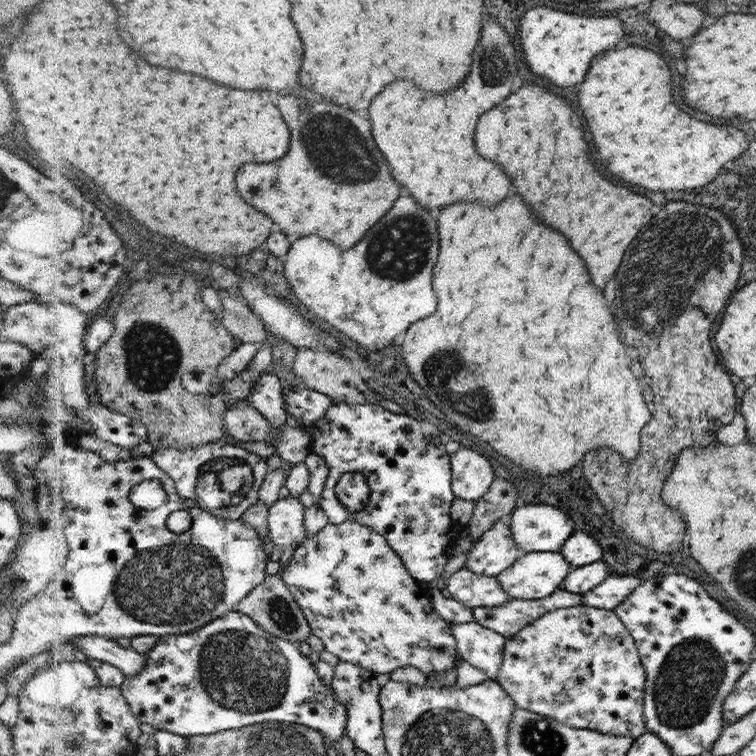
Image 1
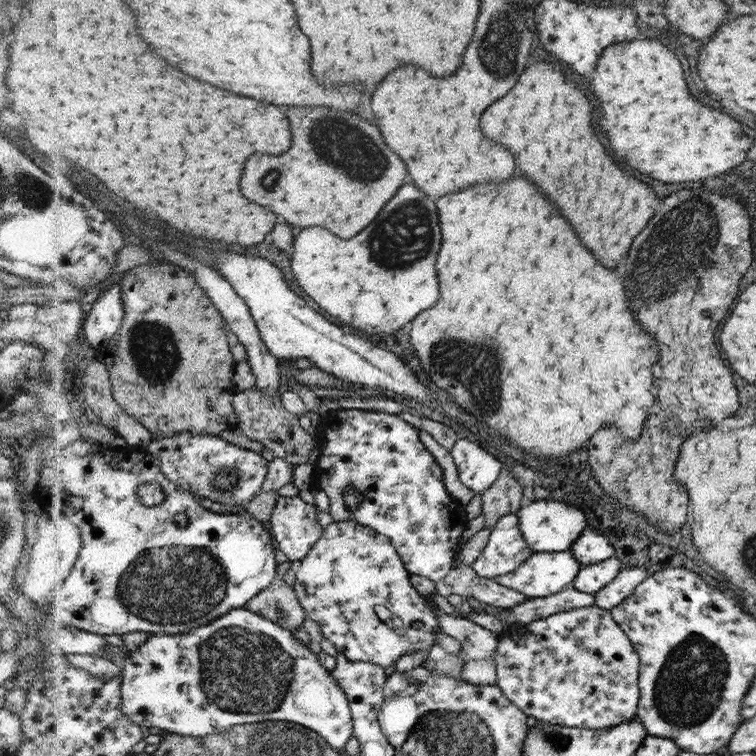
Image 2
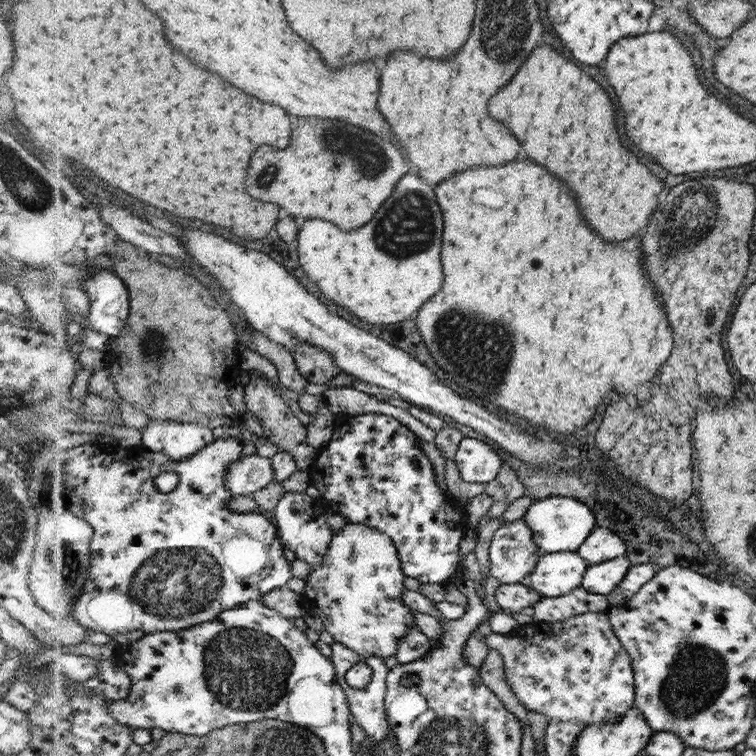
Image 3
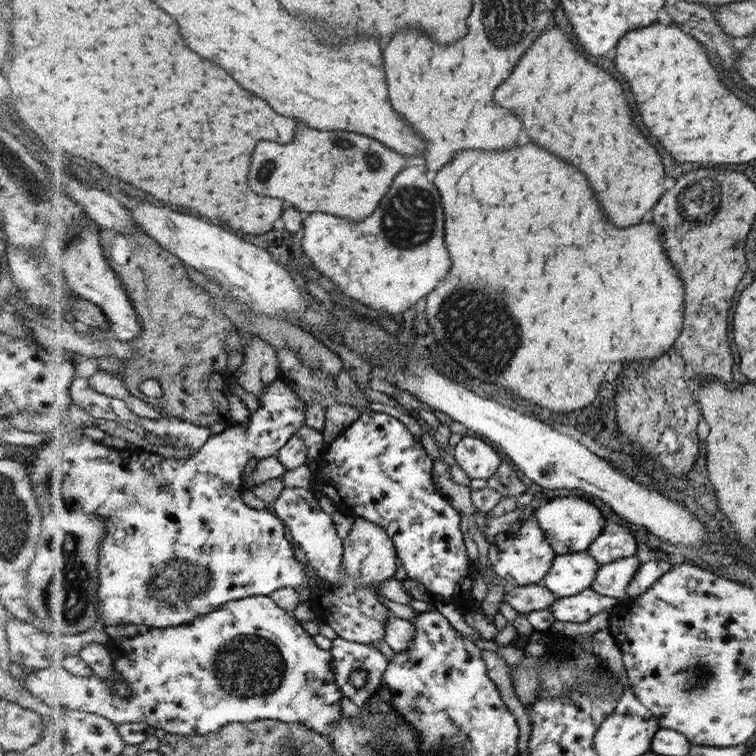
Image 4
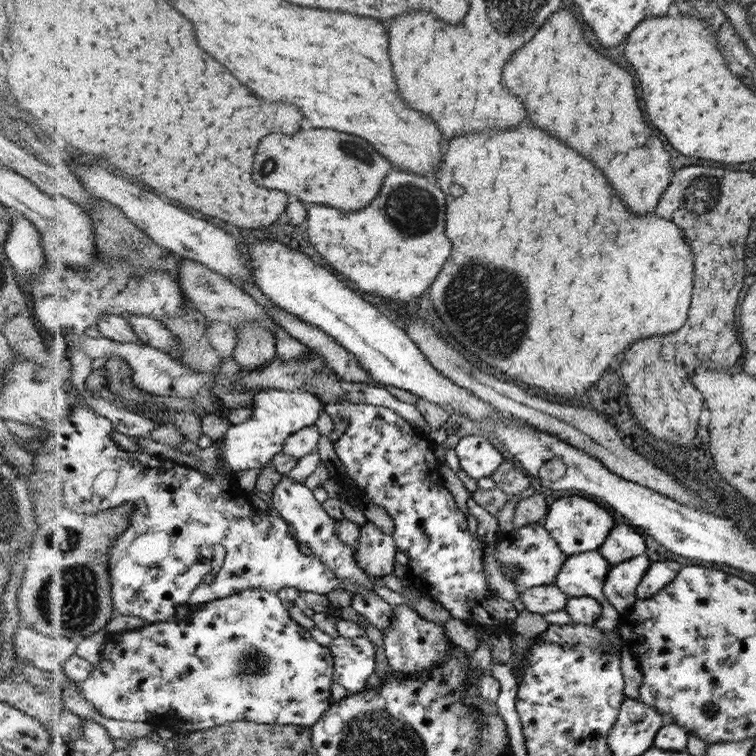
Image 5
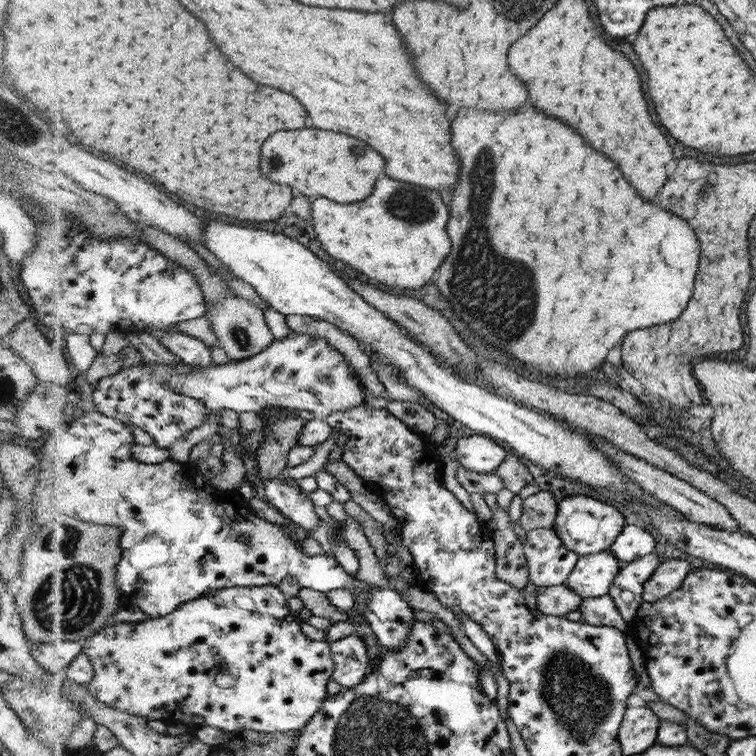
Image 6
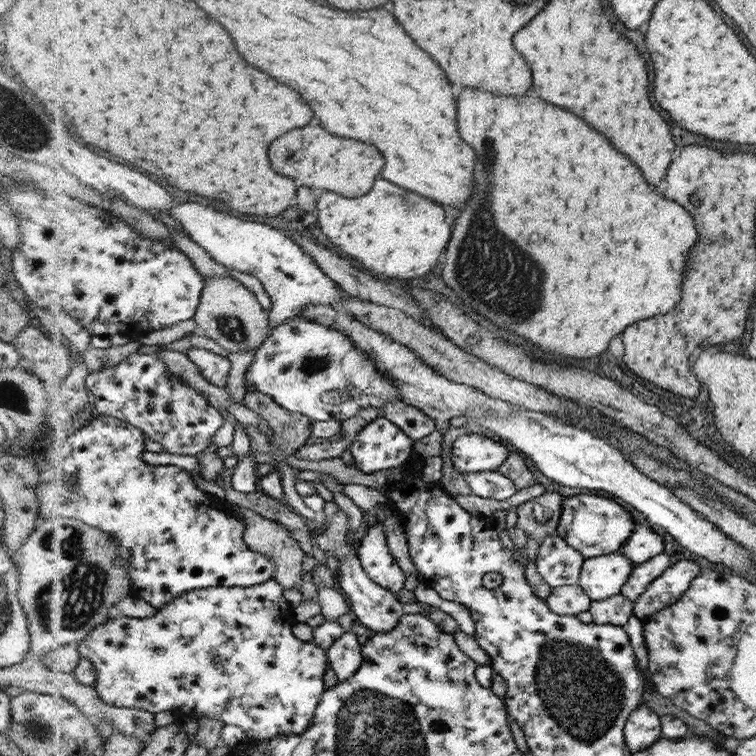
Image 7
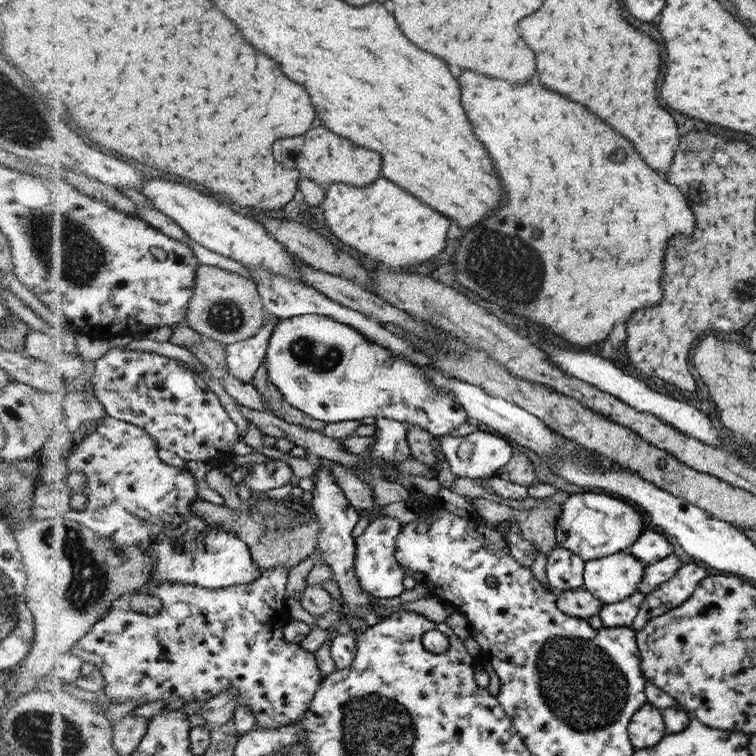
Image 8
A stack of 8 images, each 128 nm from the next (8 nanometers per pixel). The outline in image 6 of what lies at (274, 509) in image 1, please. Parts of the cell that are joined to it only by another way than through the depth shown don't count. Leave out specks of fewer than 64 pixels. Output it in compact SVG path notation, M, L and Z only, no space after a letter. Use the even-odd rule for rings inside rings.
M278 479L265 482L265 490L269 500L276 506L277 510L282 513L289 522L295 522L306 530L307 538L312 537L312 530L316 528L320 518L316 515L314 504L308 494L301 492L298 485L297 487L290 487L282 483Z

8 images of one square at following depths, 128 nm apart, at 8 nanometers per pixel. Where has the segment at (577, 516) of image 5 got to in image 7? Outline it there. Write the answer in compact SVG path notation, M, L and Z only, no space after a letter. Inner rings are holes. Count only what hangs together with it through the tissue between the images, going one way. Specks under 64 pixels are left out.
M570 496L563 499L561 516L556 534L575 548L585 559L616 553L634 532L634 520L620 502L600 496Z

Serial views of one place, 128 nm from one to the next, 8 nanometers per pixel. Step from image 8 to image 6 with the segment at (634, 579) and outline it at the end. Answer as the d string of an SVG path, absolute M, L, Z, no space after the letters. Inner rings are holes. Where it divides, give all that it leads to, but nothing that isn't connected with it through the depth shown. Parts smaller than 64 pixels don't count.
M610 550L579 556L566 586L583 599L608 595L622 565Z

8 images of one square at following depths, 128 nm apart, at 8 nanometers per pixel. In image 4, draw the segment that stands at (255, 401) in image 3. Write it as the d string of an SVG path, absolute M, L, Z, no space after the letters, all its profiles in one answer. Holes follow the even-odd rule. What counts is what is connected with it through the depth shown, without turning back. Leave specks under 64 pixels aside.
M256 337L245 349L244 365L238 373L240 384L261 400L268 387L282 378L278 348L263 337Z

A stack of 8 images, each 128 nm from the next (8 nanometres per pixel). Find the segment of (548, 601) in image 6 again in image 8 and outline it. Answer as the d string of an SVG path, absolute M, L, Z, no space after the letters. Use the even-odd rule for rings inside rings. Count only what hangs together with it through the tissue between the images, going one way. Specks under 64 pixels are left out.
M584 588L557 591L557 604L568 616L588 619L598 615L603 602Z

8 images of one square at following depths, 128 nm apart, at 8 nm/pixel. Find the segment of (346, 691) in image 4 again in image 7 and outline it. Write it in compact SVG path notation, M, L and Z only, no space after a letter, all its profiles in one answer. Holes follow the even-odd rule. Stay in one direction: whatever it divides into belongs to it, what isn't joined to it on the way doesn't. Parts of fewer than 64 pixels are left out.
M345 632L327 650L329 666L339 681L347 681L362 664L361 644L352 632Z

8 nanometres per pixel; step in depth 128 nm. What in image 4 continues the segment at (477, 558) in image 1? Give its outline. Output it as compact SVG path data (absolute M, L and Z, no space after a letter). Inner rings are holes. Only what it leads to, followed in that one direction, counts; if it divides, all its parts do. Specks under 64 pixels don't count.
M534 517L515 522L506 532L494 535L489 543L489 562L494 572L507 580L509 587L540 584L557 555Z

